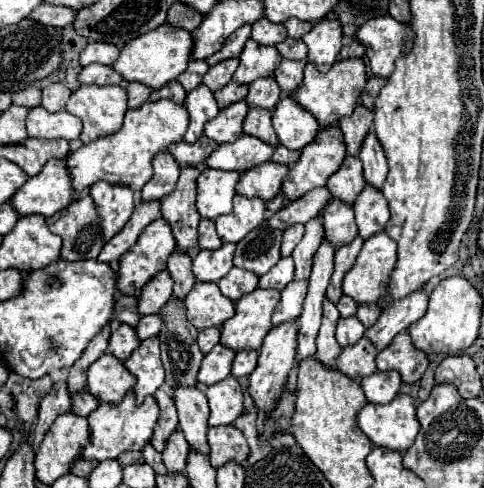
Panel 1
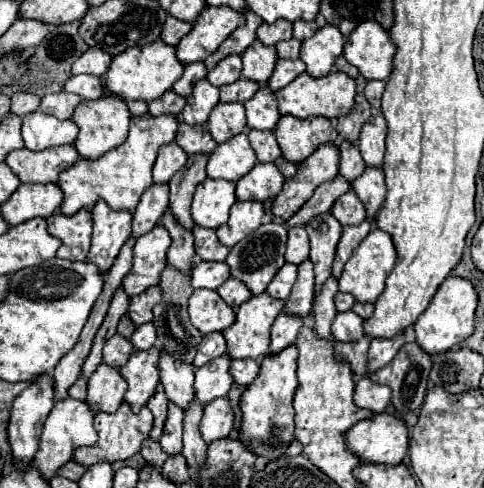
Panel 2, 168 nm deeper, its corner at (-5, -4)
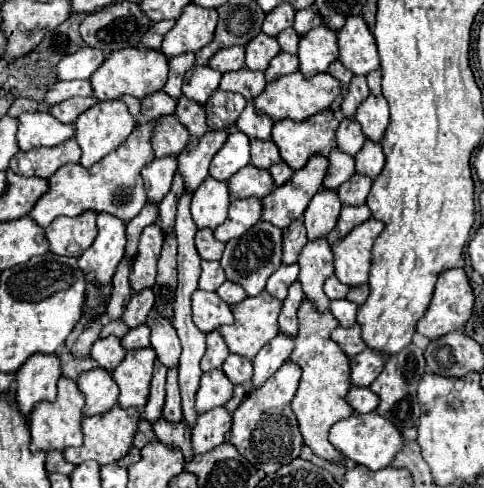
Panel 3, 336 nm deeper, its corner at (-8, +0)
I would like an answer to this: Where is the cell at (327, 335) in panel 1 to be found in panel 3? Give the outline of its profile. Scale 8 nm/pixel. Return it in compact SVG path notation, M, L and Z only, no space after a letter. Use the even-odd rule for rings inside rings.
M324 238L316 242L308 242L300 252L298 264L300 264L298 280L302 282L302 290L306 298L320 312L328 310L330 300L324 294L324 280L328 280L328 276L334 276L334 256L328 242Z

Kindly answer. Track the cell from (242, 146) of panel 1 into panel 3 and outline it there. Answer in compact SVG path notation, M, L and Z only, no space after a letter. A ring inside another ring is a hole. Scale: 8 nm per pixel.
M232 130L210 164L210 176L226 182L246 164L250 164L250 140L242 132Z

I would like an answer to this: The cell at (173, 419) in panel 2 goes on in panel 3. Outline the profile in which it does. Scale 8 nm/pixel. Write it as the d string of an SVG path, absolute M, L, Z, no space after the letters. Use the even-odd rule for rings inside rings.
M168 370L166 382L166 404L164 404L164 420L170 424L182 422L182 408L180 408L180 392L178 392L178 370Z

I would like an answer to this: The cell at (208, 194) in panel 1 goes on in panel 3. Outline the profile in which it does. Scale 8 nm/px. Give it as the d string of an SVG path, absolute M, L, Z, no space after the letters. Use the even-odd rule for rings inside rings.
M208 176L192 194L192 218L198 228L218 228L228 216L228 206L228 184L216 182L212 176Z

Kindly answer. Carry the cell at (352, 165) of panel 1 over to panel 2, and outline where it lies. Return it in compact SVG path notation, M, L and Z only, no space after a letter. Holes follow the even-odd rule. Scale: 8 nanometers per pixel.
M341 140L341 142L337 144L337 148L339 148L339 158L341 158L339 174L345 176L349 182L355 180L357 176L361 176L361 172L365 170L365 162L363 162L363 158L361 158L361 152L359 152L357 144Z

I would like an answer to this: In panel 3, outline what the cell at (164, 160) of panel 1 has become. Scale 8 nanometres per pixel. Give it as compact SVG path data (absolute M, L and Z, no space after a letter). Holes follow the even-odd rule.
M162 116L156 120L156 128L152 134L152 148L156 152L156 158L180 156L188 140L188 130L184 130L176 116Z

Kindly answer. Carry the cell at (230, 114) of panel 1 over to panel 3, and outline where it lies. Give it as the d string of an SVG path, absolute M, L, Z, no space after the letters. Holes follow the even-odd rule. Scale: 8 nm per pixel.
M216 90L212 94L212 98L206 104L208 110L208 126L212 130L224 130L224 128L232 128L236 118L240 116L240 112L244 110L246 100L240 94L234 92L224 92L224 90Z

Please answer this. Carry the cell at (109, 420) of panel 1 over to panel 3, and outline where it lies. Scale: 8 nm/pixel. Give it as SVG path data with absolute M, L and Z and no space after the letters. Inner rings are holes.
M116 404L110 412L104 414L96 414L96 416L88 416L82 420L82 432L84 432L84 444L78 448L68 448L64 450L64 458L70 464L82 464L86 460L96 460L98 464L112 464L116 460L120 460L122 456L128 454L128 450L132 448L136 430L138 430L138 422L140 422L140 412L138 408L122 408L120 404Z

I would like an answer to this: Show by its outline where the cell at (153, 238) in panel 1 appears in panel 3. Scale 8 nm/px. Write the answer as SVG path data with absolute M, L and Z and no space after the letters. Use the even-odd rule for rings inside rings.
M158 224L146 226L140 236L140 248L132 262L132 272L130 272L130 286L134 292L154 286L156 262L160 258L162 244L164 244L162 228Z

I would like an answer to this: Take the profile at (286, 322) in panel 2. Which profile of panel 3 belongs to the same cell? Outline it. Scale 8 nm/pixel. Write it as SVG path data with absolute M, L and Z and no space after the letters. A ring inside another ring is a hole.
M280 332L276 338L272 338L252 360L254 364L254 376L252 376L252 384L254 388L258 388L260 384L264 384L292 354L296 336L284 336L284 332Z

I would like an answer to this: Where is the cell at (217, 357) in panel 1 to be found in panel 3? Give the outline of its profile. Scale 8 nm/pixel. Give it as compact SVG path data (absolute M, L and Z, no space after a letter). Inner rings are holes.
M220 368L212 370L212 372L204 372L200 378L200 388L196 394L196 410L198 414L208 412L216 406L224 406L230 396L232 396L232 384L230 380L224 376L224 372L220 372Z

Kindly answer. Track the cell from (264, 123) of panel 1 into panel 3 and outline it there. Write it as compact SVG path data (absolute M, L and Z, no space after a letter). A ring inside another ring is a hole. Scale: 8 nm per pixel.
M250 140L252 148L252 164L256 168L270 168L272 164L280 162L280 150L272 140Z

